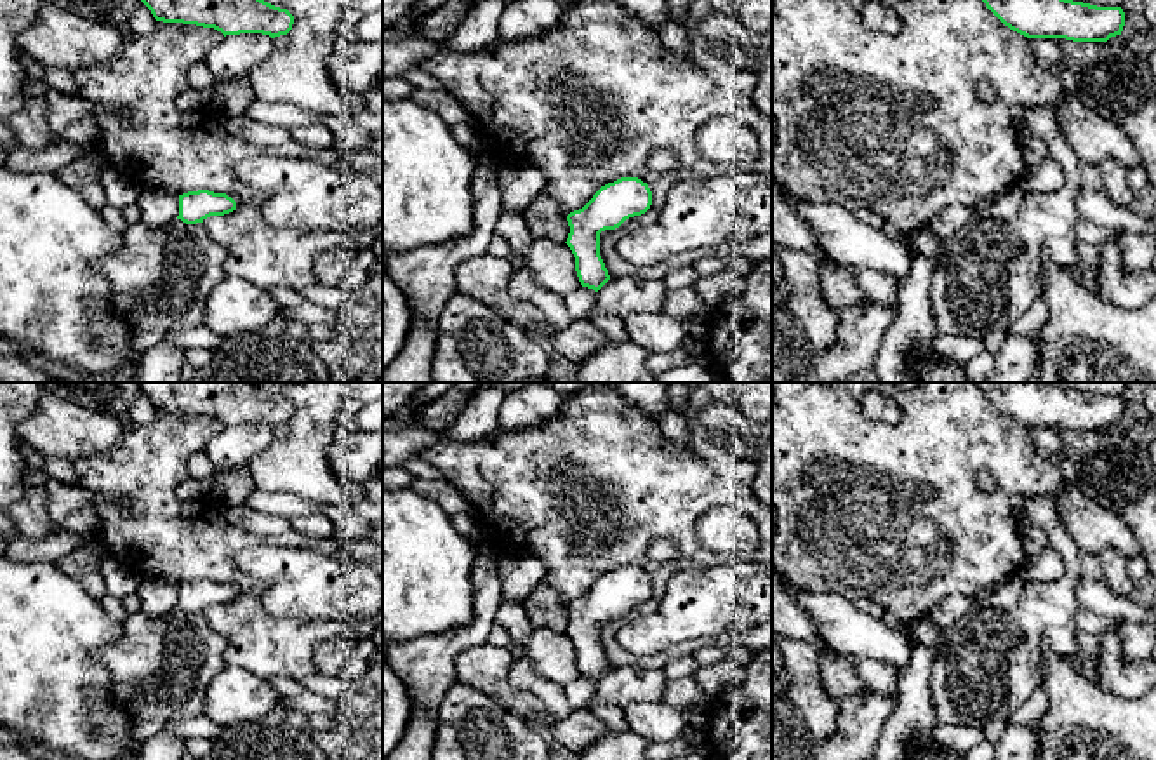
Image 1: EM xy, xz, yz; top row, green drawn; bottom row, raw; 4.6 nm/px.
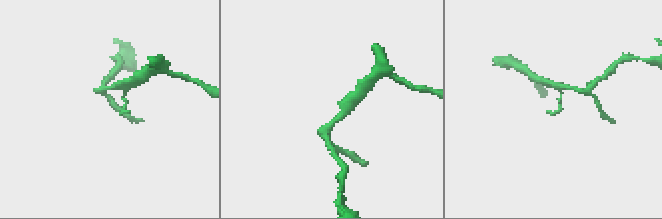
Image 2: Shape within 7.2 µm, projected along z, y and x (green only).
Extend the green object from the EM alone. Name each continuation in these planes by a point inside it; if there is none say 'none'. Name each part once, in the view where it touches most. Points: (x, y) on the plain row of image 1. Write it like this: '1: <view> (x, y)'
none

